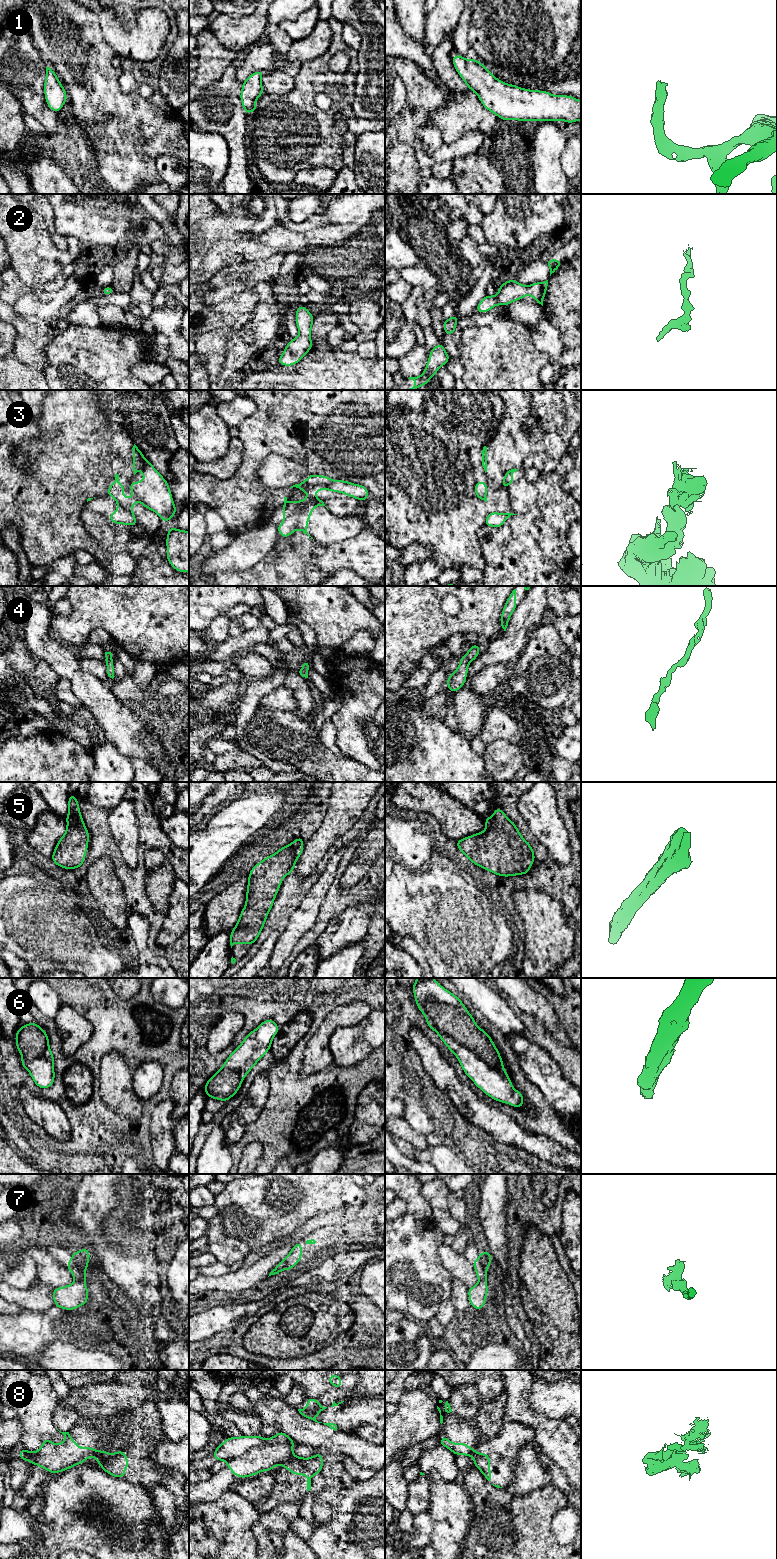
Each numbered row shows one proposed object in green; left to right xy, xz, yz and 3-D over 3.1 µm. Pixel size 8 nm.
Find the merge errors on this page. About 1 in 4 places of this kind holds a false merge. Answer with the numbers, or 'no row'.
3, 8

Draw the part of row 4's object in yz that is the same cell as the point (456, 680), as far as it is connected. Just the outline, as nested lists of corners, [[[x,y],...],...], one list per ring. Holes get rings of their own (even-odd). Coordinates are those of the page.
[[[476,643],[471,645],[469,651],[460,658],[458,668],[452,674],[449,674],[447,679],[446,687],[448,687],[451,692],[455,694],[464,686],[466,683],[466,676],[468,674],[468,665],[470,662],[474,661],[479,654],[479,644]]]

